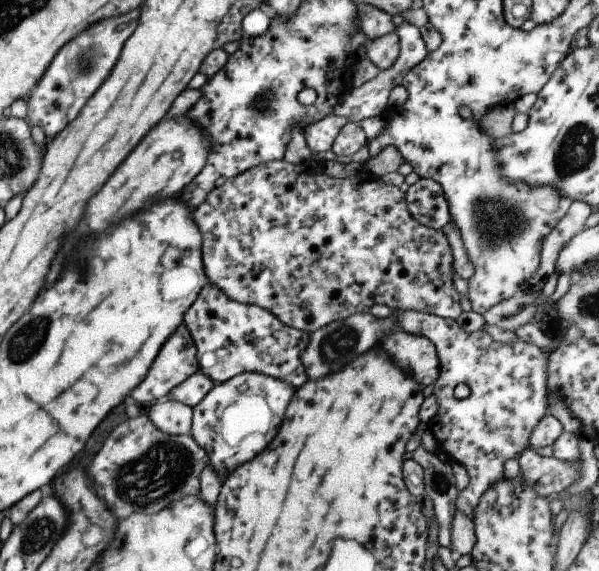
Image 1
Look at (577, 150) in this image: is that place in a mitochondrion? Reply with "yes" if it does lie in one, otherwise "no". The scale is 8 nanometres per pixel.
yes

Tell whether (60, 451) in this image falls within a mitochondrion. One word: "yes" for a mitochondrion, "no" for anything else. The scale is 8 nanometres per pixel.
no

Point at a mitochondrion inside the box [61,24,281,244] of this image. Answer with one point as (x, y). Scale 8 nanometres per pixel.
(85, 62)

